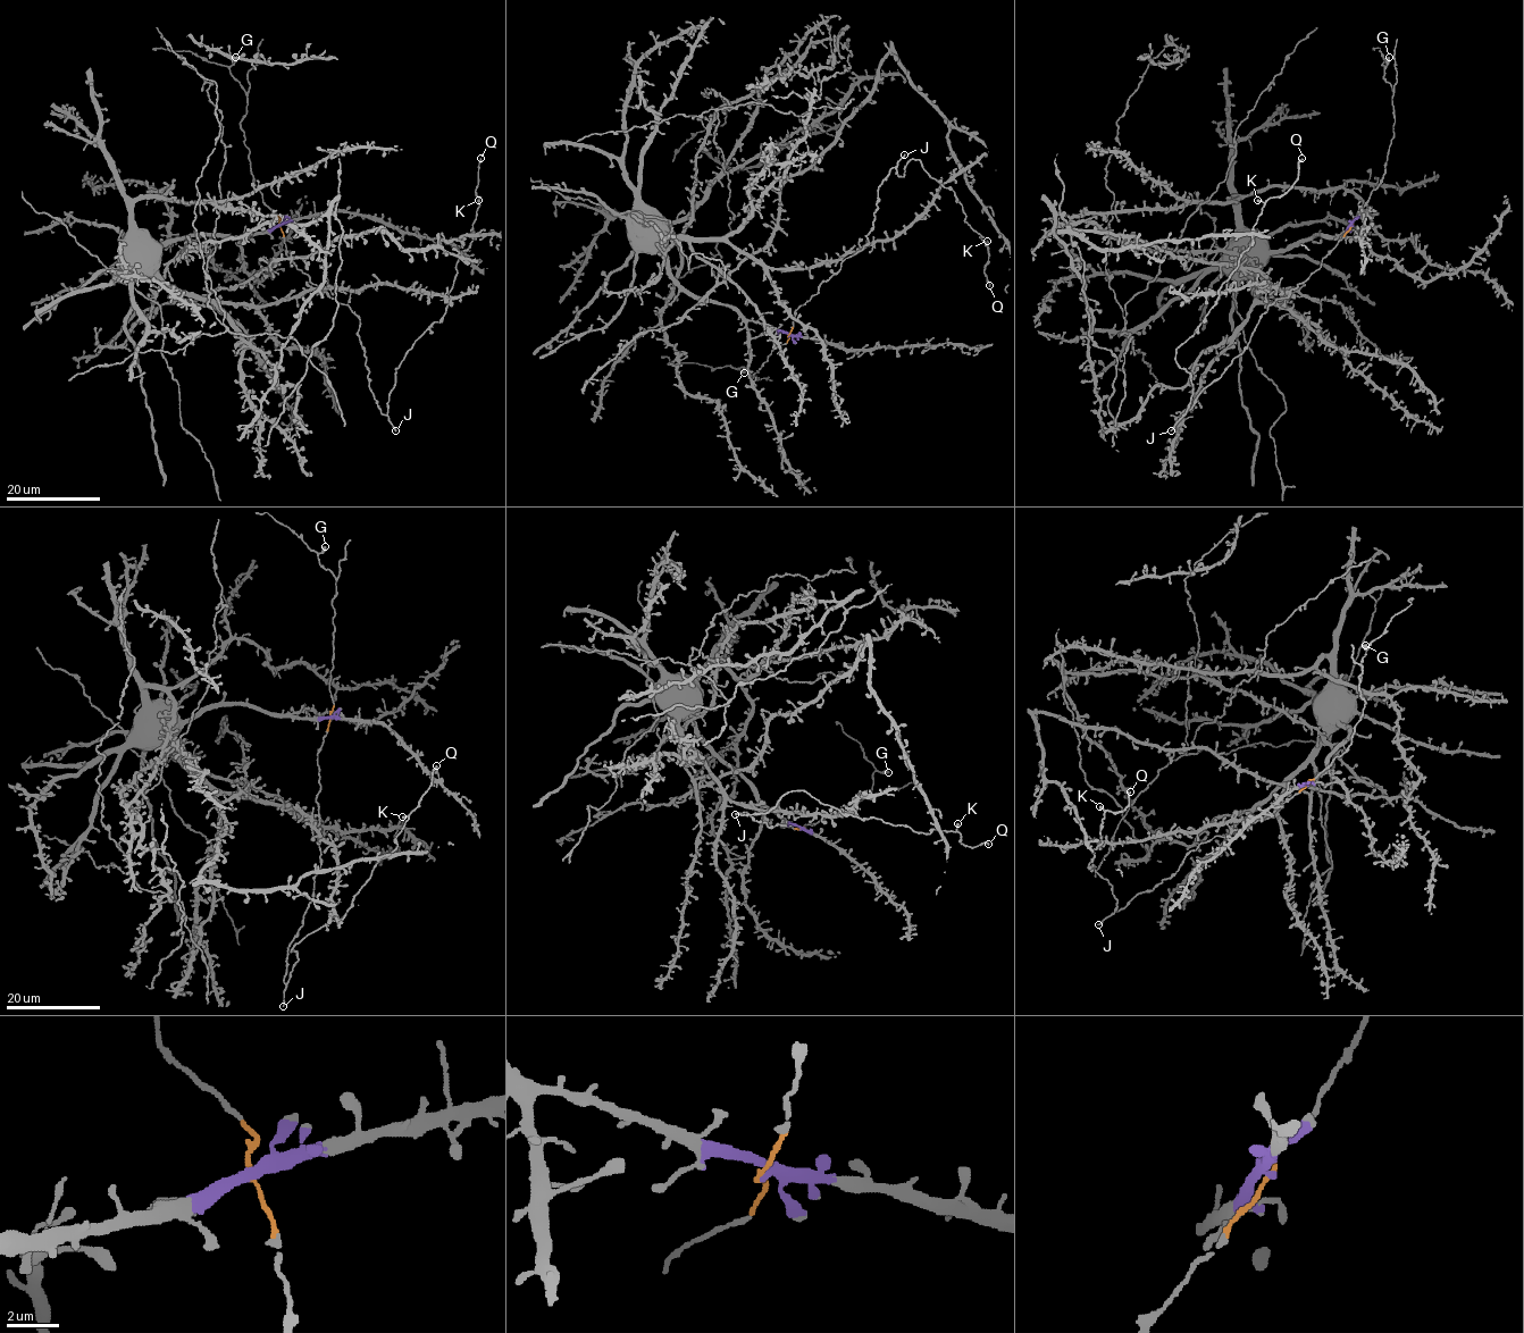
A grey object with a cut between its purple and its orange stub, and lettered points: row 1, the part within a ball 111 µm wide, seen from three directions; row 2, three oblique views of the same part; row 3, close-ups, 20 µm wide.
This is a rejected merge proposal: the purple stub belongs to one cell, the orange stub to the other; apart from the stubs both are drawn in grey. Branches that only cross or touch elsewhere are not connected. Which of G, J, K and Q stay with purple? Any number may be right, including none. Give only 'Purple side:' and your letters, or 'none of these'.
Purple side: none of these

